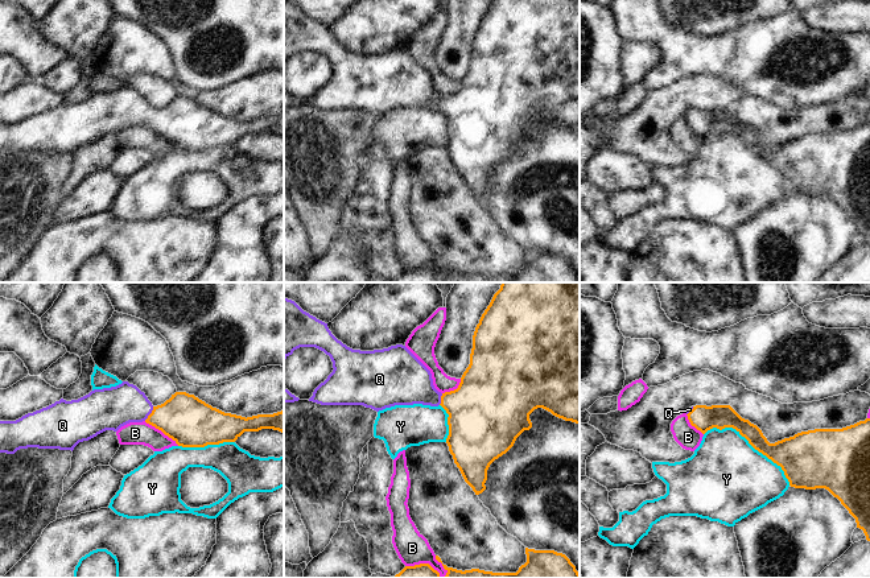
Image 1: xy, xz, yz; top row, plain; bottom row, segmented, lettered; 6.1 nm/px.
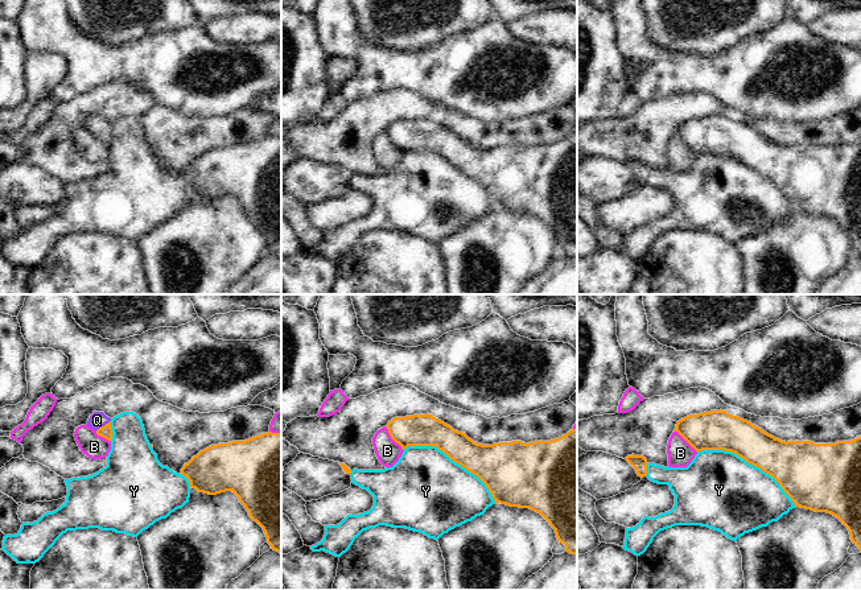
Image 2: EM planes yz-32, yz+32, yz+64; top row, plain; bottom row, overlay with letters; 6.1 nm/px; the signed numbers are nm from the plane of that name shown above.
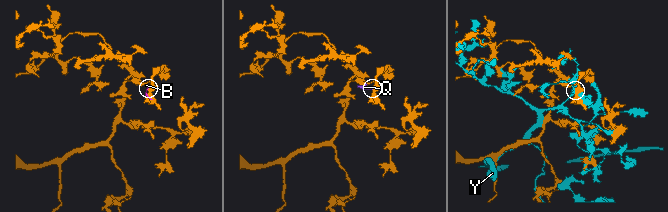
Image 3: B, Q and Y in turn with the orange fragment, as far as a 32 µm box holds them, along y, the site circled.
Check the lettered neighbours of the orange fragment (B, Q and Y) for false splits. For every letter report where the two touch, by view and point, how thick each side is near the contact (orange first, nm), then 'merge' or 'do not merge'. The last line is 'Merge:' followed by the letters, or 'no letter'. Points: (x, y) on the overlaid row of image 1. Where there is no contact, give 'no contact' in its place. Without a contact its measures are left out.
B: xy (161, 430) | 300/140 nm | do not merge
Q: xy (151, 413) | 300/260 nm | merge
Y: yz (751, 445) | 200/480 nm | do not merge
Merge: Q

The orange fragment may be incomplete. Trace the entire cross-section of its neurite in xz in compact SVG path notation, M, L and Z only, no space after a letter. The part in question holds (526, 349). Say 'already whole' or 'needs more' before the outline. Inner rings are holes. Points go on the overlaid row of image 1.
needs more | M502 282L475 327L470 364L458 388L445 393L434 388L430 371L405 346L352 350L331 334L327 323L284 297L284 362L300 347L323 351L334 368L309 401L321 405L363 405L376 412L395 405L441 405L449 414L449 451L475 495L486 490L490 465L506 454L524 430L532 428L529 414L535 409L543 408L558 418L580 424L580 282Z

